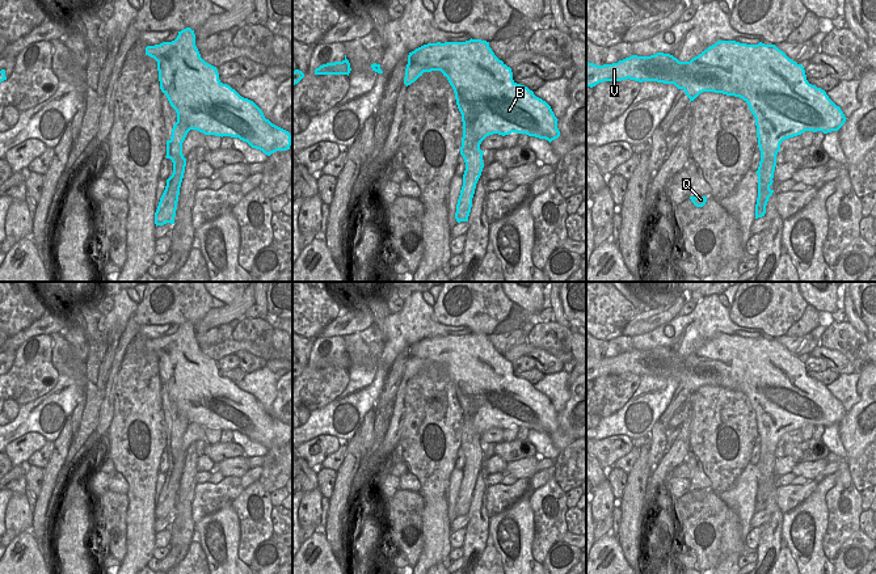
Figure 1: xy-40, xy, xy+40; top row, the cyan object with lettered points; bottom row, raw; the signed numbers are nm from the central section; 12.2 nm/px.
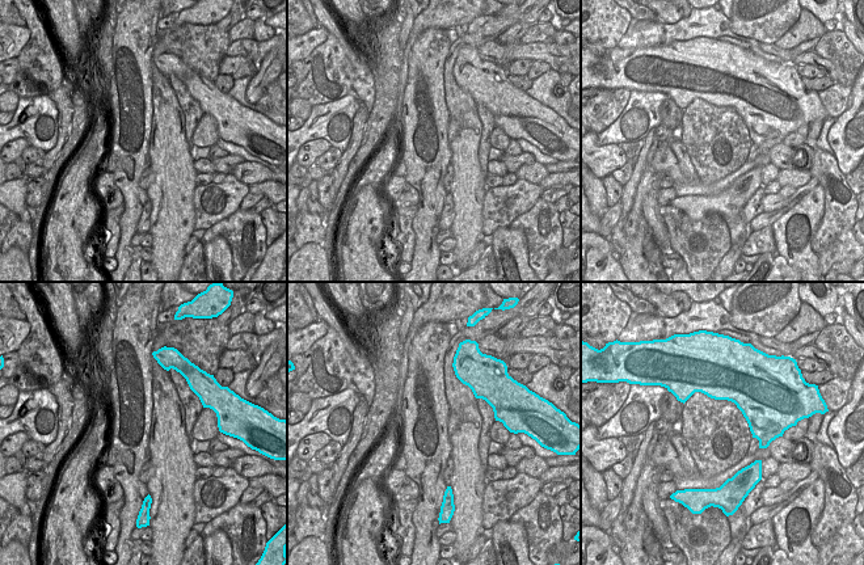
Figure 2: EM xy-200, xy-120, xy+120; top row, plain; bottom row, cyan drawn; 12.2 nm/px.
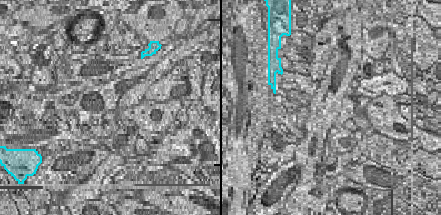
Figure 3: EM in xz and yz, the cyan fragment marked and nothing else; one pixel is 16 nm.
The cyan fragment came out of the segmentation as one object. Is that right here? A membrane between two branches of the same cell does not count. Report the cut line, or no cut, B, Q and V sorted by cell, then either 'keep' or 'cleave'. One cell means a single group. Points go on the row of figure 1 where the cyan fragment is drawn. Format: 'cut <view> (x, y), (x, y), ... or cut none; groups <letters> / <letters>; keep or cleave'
cut none; groups B Q V; keep

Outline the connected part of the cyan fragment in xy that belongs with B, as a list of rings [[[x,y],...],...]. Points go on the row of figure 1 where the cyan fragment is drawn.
[[[471,38],[416,48],[408,55],[404,84],[408,86],[431,71],[441,71],[447,77],[462,114],[460,155],[466,170],[455,219],[468,221],[484,168],[481,142],[493,134],[517,132],[551,143],[560,136],[559,119],[546,101],[513,80],[511,68],[494,55],[487,41]]]

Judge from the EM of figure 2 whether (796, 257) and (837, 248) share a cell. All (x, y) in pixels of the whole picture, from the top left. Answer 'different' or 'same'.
different

